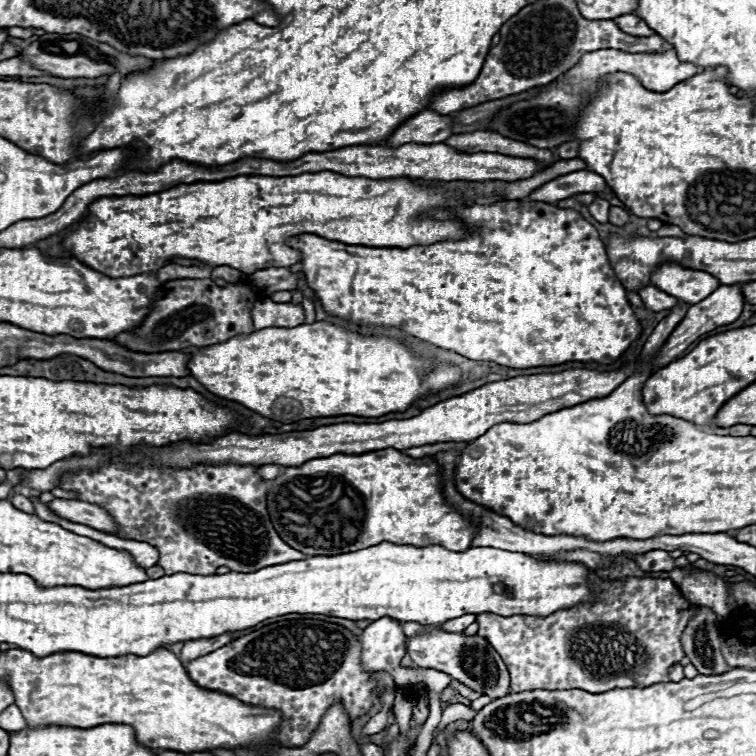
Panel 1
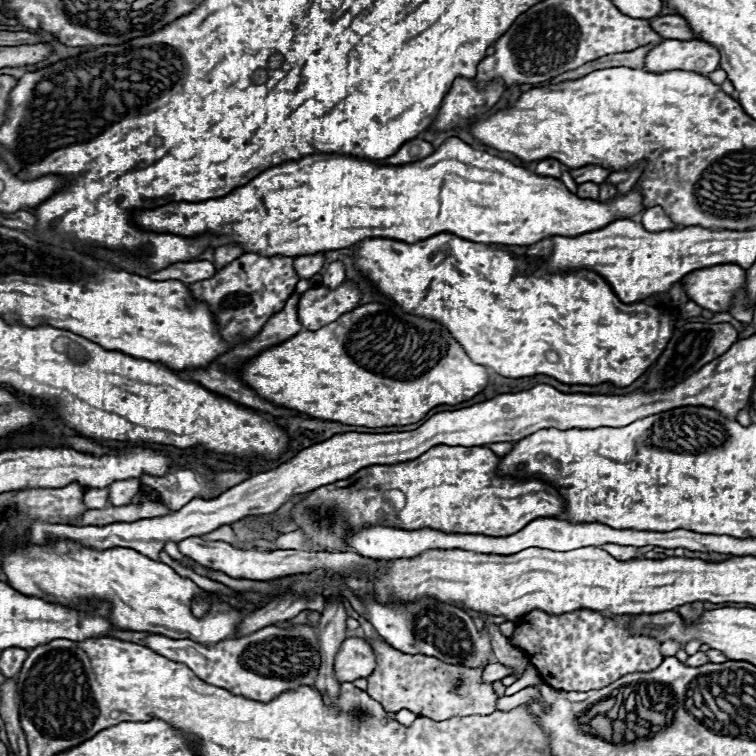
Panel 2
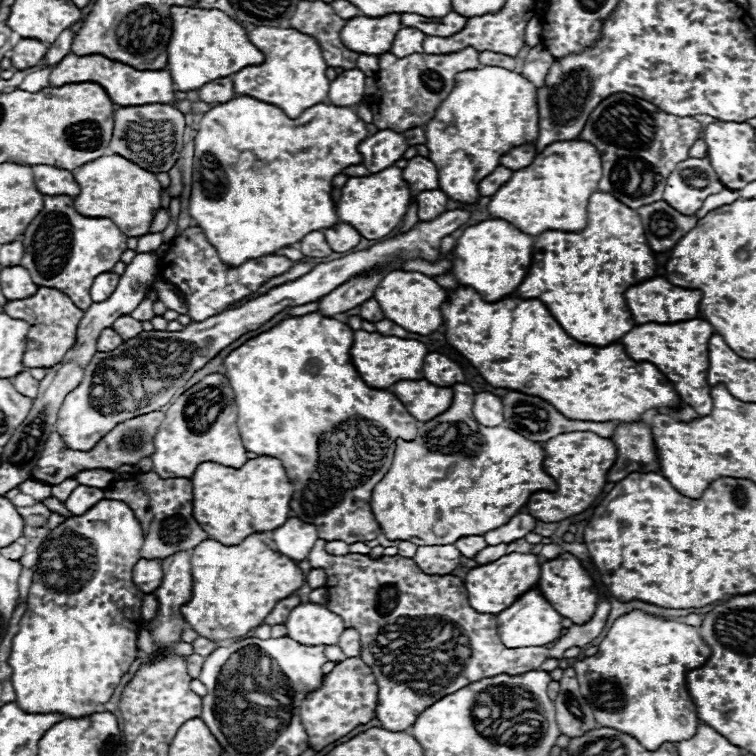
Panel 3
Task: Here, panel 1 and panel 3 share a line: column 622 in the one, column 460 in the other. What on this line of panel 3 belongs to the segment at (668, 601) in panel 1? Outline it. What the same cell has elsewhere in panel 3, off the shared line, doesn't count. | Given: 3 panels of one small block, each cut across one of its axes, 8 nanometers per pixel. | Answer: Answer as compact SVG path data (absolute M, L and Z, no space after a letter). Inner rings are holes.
M316 540L316 548L308 554L308 562L314 568L322 568L326 572L326 590L328 590L328 608L344 620L346 628L356 628L360 634L362 652L360 658L372 668L376 682L378 682L378 706L376 718L382 726L390 732L404 732L408 730L424 708L432 706L436 700L468 686L476 680L490 678L496 674L524 674L528 670L538 670L546 658L562 658L564 650L572 646L586 646L592 642L604 628L610 602L604 596L598 596L596 612L586 624L574 624L568 628L568 634L556 642L554 648L546 646L528 646L528 648L506 648L496 632L496 616L494 614L480 614L468 604L464 580L452 574L444 576L428 576L424 574L412 558L402 556L382 556L378 560L370 558L368 554L346 554L346 556L332 556L324 550L326 542Z

